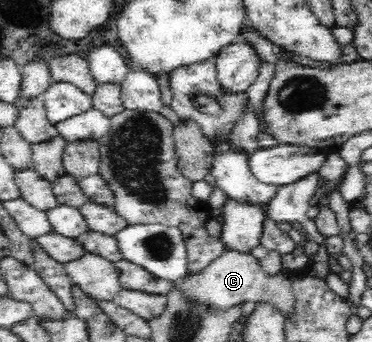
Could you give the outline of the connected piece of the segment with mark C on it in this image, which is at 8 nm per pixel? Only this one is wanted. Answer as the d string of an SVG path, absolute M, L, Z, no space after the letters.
M228 248L200 272L189 273L183 279L173 281L173 286L184 293L187 300L208 308L226 310L244 302L270 302L286 317L294 309L294 298L290 287L279 281L279 278L264 274L258 259L251 252L238 252Z

